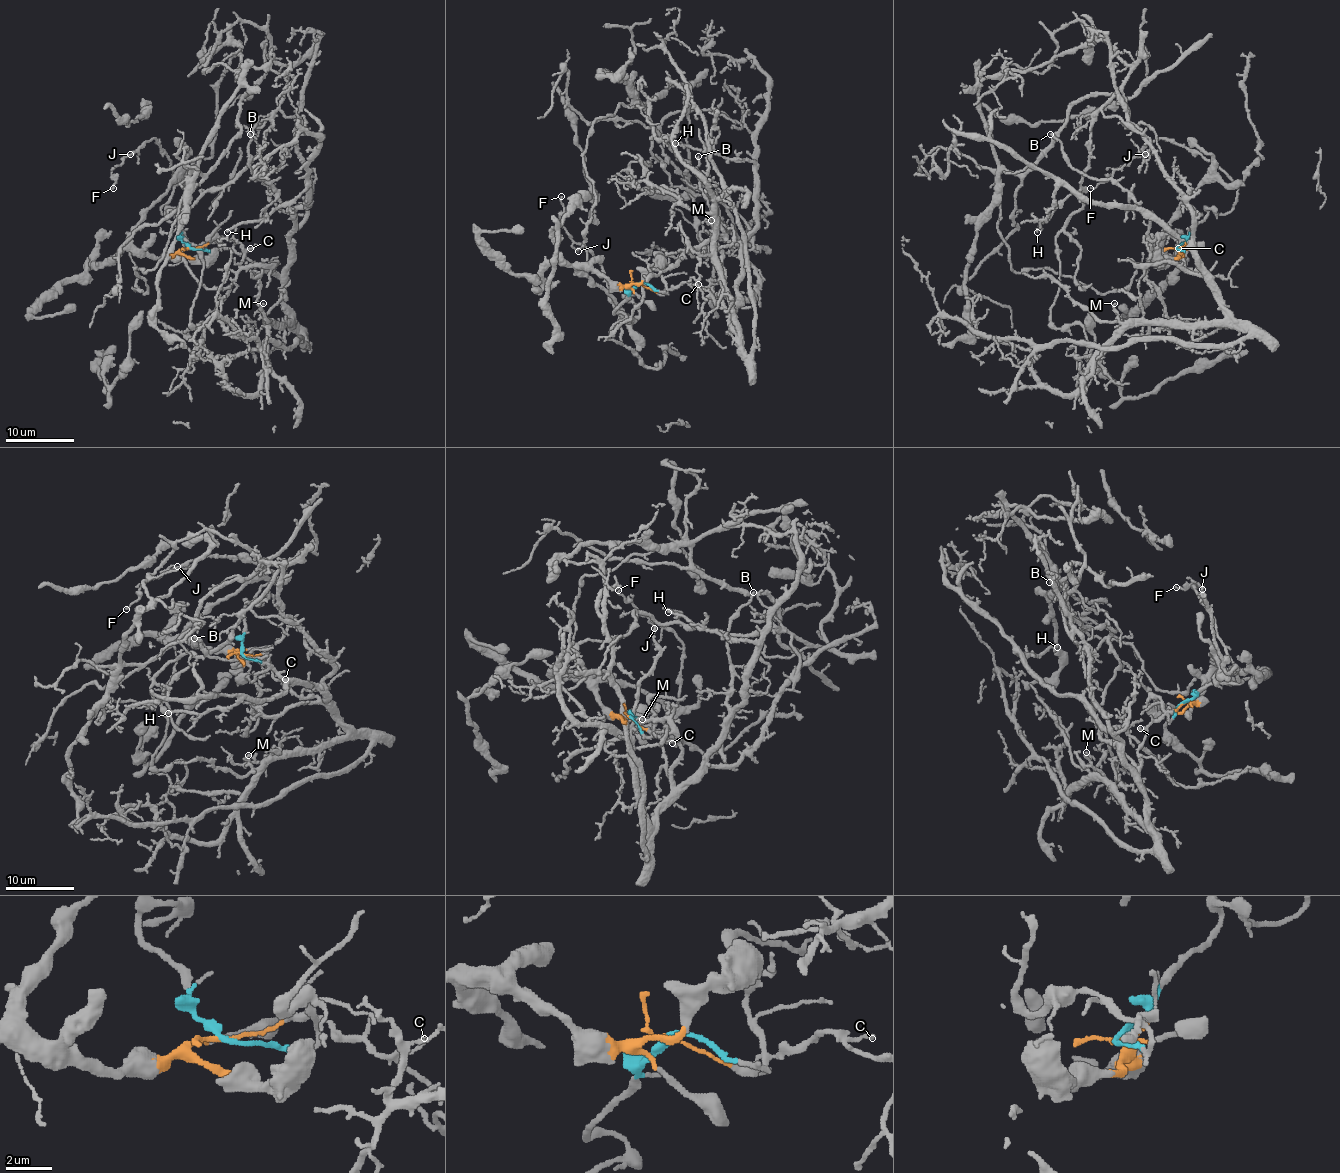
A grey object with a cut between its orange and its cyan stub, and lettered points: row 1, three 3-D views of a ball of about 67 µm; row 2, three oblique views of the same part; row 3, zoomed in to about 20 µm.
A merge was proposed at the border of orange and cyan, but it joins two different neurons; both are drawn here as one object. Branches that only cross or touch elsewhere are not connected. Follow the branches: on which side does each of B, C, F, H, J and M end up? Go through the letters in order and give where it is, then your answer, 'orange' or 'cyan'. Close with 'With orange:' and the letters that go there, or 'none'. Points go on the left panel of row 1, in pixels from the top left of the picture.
B: (250, 134) | orange
C: (250, 248) | orange
F: (113, 188) | cyan
H: (227, 232) | orange
J: (130, 154) | cyan
M: (263, 303) | orange
With orange: B, C, H, M

